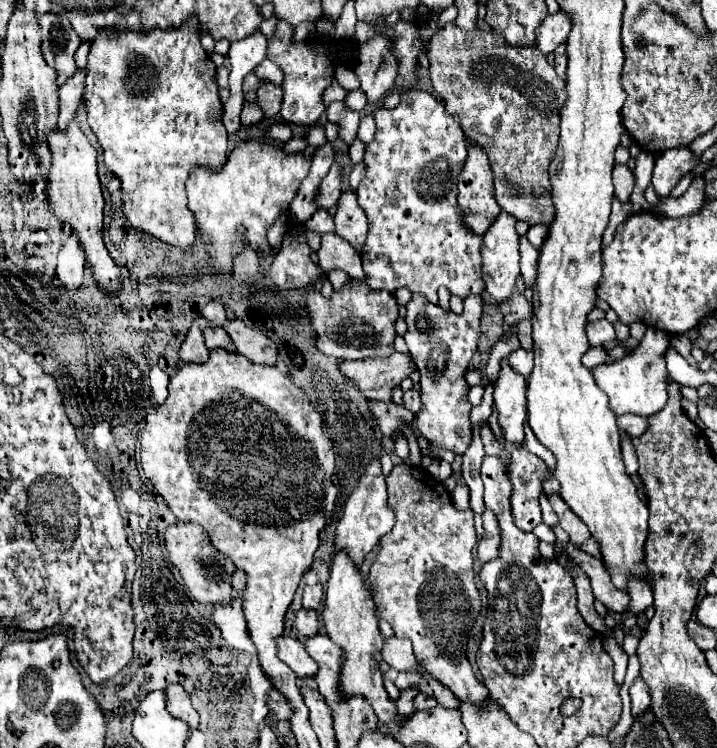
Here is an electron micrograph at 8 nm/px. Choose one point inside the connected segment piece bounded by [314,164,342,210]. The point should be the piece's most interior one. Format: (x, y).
(329, 191)

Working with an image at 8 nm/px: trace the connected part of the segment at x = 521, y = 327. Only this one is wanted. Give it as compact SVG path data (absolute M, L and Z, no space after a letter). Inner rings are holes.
M522 318L516 322L516 328L518 328L518 340L520 340L520 346L526 350L526 342L532 342L532 324L530 324L530 318Z

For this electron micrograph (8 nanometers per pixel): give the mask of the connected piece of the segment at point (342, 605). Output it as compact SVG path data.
M336 554L330 566L330 580L326 586L324 596L324 610L322 610L322 624L324 634L342 648L344 662L340 670L340 692L344 698L352 696L364 696L368 704L372 706L378 722L386 724L396 718L396 704L388 698L384 684L382 684L382 672L378 670L378 664L382 660L380 650L384 644L384 638L378 630L378 616L374 598L368 586L364 586L360 572L354 568L354 564L346 558L346 554Z

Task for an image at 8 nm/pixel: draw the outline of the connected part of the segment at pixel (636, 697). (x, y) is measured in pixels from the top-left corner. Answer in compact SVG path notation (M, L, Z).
M636 678L636 682L630 686L630 698L632 698L632 716L634 718L642 716L650 708L648 688L640 678Z

